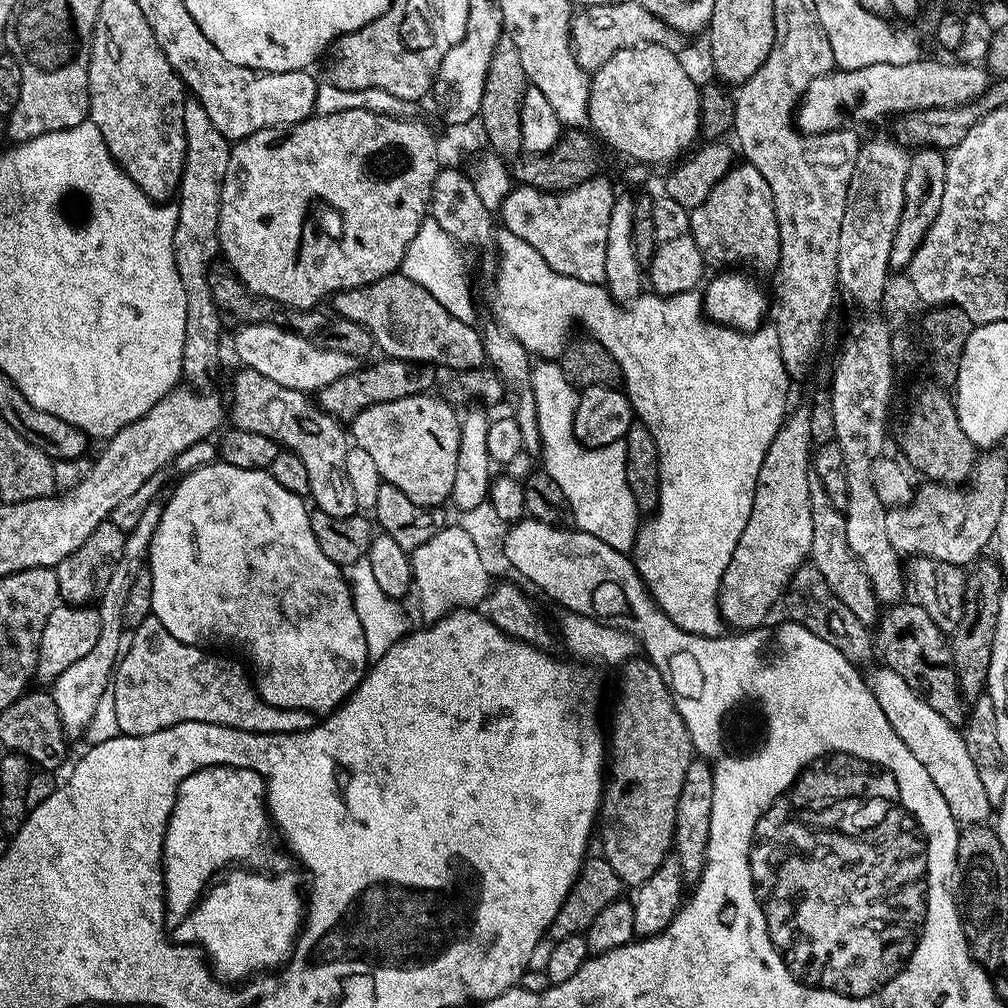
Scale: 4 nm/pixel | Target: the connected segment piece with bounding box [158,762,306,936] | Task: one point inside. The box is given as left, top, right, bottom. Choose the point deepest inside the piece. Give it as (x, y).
(220, 819)

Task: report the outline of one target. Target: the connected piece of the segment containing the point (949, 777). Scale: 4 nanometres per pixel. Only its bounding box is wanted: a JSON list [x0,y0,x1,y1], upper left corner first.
[866,666,994,826]

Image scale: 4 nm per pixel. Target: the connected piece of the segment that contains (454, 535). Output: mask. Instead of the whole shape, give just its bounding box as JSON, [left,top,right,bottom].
[410,526,490,621]

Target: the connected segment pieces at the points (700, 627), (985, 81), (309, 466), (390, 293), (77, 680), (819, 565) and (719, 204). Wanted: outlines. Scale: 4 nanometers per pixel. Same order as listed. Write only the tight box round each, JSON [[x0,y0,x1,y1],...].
[[492,230,790,636],[794,58,990,136],[231,367,357,518],[330,274,485,374],[50,502,161,737],[810,474,882,626],[688,162,779,273]]

